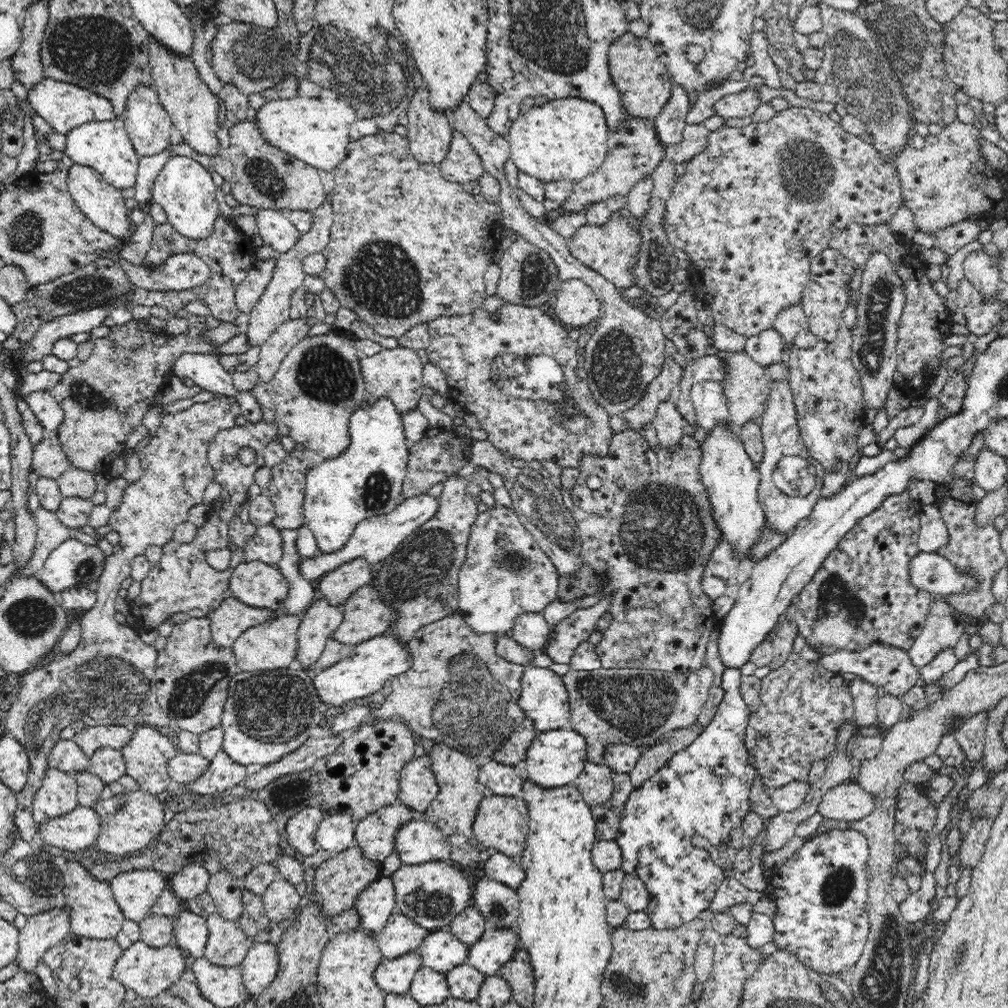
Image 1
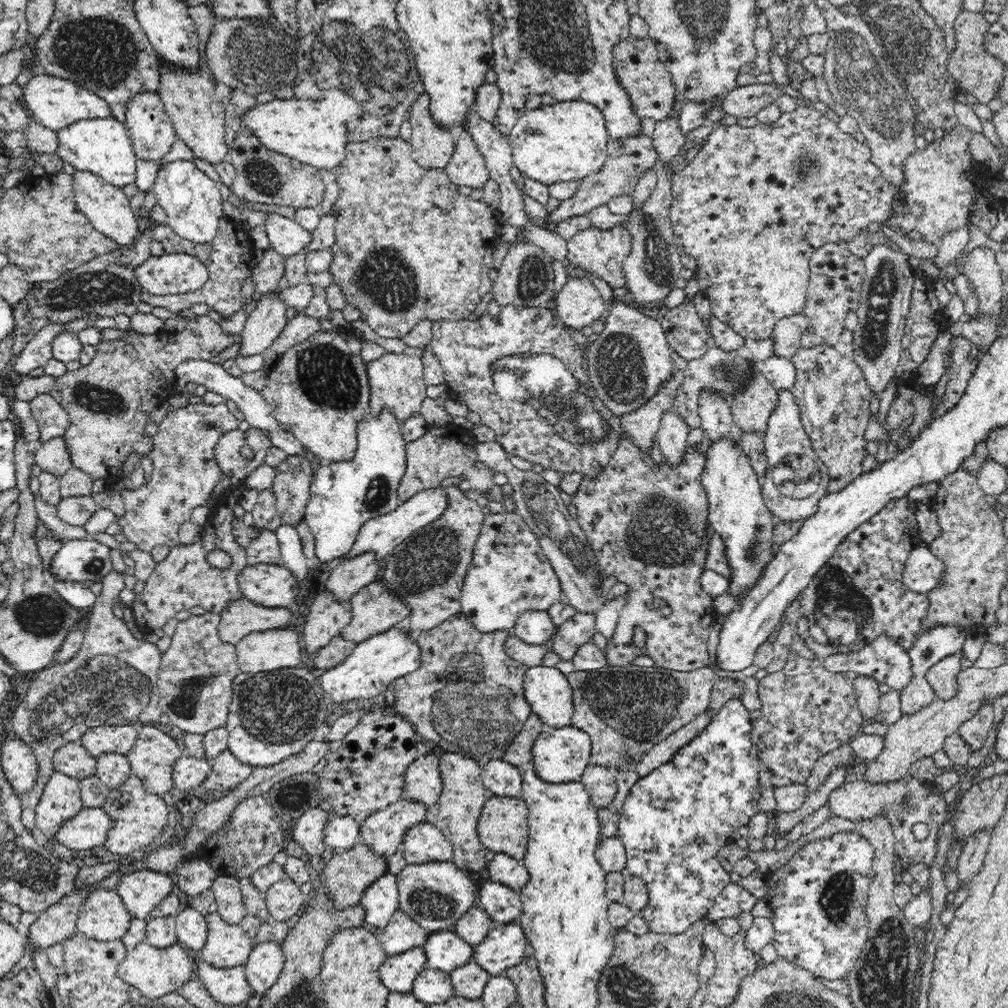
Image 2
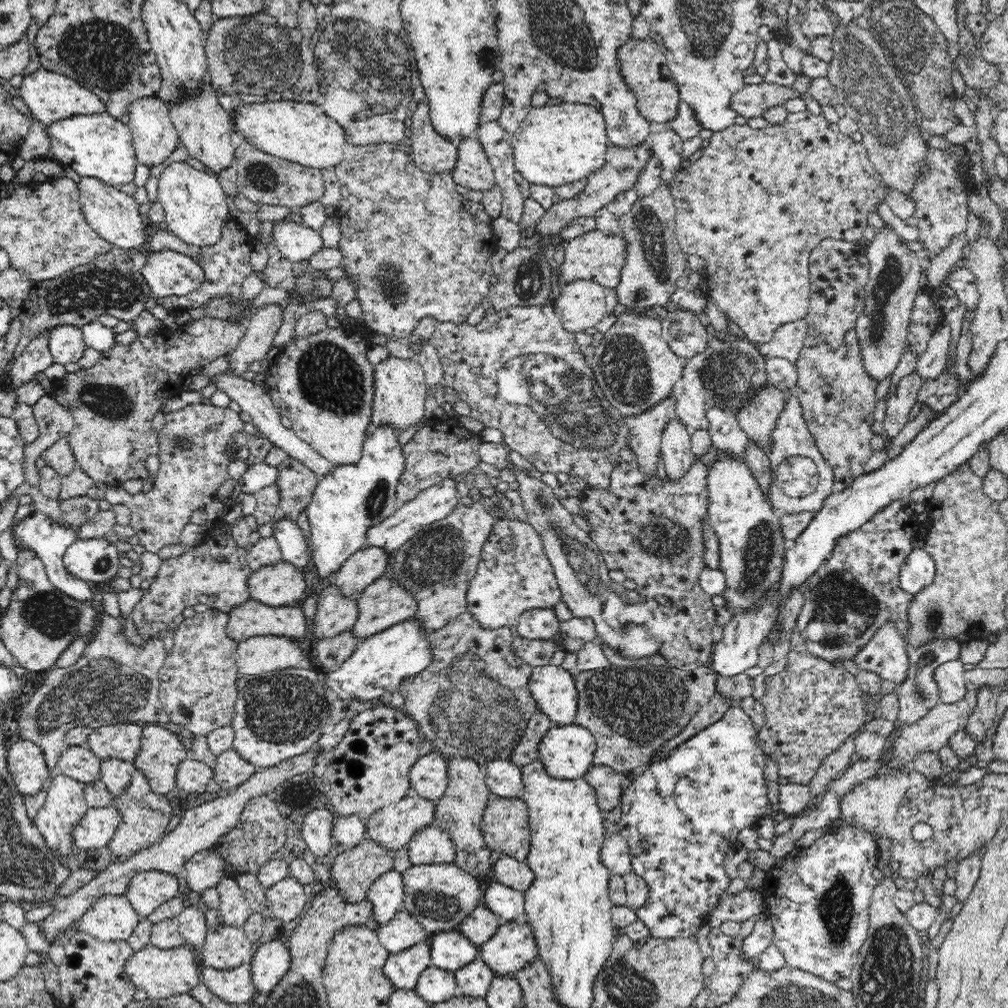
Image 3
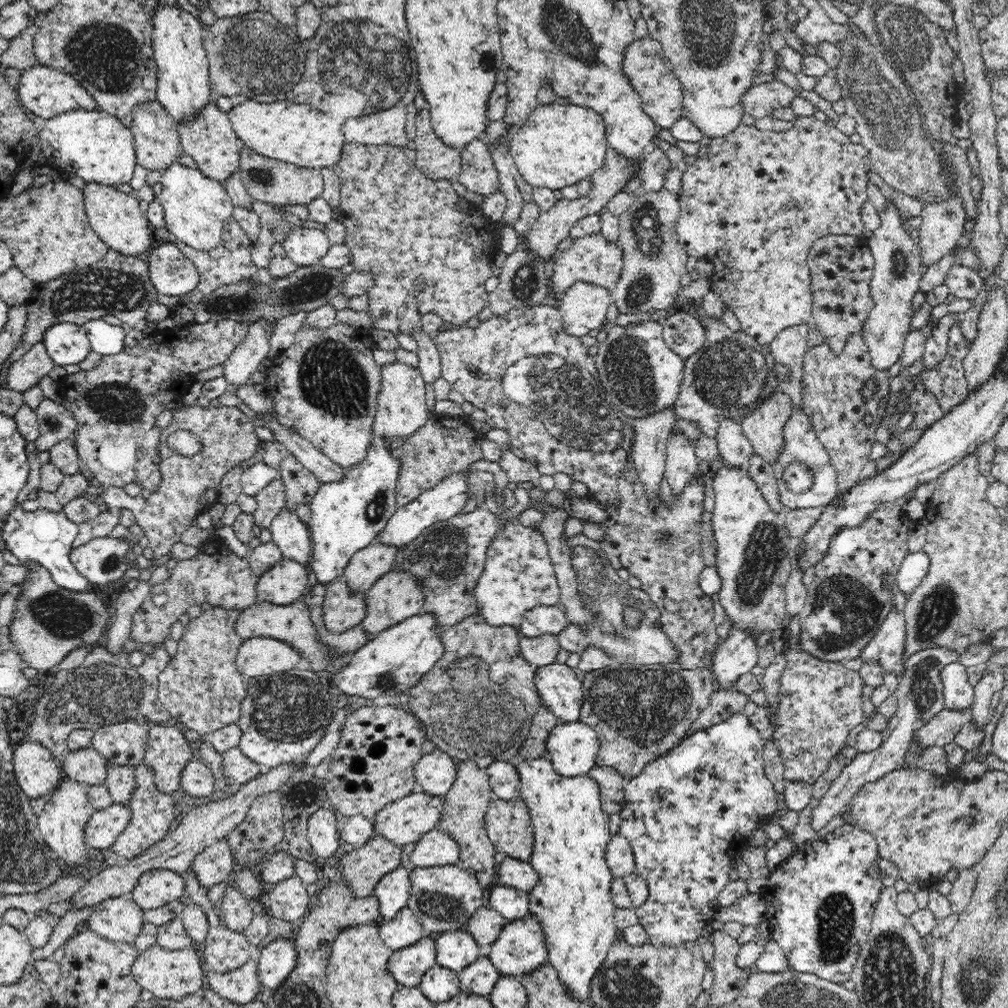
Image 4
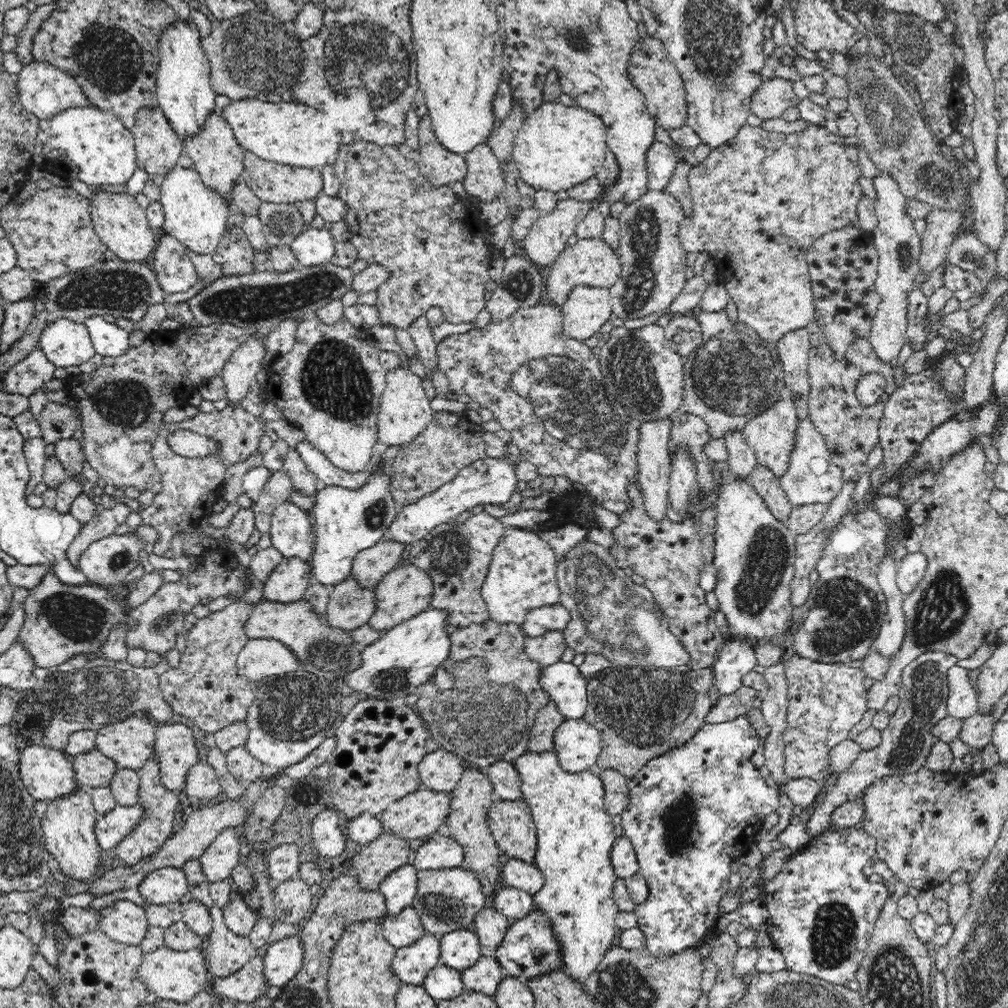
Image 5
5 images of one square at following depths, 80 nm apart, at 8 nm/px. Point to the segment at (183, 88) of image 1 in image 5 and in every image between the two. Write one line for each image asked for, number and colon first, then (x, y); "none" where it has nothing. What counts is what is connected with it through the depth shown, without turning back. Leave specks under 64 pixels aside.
2: (190, 101)
3: (204, 128)
4: (209, 139)
5: (219, 160)

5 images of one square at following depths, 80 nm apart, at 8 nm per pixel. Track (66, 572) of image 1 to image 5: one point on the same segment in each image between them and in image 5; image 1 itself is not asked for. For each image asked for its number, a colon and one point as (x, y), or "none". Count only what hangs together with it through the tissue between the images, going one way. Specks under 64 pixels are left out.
2: (88, 560)
3: (95, 560)
4: (102, 561)
5: (106, 562)

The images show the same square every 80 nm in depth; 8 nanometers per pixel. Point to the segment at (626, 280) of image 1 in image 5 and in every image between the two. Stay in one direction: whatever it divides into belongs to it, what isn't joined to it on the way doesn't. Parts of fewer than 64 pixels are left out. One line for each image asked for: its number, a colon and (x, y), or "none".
2: (600, 253)
3: (595, 257)
4: (593, 259)
5: (590, 262)

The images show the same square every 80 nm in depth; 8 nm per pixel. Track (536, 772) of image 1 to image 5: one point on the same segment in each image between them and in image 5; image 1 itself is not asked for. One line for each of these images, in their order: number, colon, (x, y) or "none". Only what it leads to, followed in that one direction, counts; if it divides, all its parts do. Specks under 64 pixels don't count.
2: (562, 754)
3: (567, 752)
4: (573, 747)
5: (578, 744)

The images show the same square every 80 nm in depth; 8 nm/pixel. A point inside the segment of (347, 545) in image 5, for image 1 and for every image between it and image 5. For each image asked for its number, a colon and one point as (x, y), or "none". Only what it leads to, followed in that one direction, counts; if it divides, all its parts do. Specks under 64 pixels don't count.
1: (366, 479)
2: (344, 495)
3: (355, 497)
4: (346, 516)

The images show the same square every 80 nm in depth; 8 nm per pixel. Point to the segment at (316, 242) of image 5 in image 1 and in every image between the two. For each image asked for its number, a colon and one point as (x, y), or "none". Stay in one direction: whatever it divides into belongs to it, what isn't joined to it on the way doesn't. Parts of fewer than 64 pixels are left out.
1: (275, 228)
2: (287, 237)
3: (296, 242)
4: (305, 246)

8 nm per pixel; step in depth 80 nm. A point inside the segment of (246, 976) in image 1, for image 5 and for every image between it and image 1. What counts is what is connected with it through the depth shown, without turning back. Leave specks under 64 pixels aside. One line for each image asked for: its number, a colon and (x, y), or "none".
2: (265, 963)
3: (271, 960)
4: (276, 961)
5: (283, 960)

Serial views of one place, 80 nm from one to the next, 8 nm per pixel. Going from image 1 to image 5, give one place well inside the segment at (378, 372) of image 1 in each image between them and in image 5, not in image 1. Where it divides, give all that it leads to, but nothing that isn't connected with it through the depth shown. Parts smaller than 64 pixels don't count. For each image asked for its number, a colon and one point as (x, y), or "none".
2: (396, 381)
3: (400, 389)
4: (402, 411)
5: (404, 413)

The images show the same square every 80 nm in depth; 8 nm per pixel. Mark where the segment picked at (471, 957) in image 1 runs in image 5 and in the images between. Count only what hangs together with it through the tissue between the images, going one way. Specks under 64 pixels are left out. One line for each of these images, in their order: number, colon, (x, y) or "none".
2: (505, 946)
3: (513, 946)
4: (521, 948)
5: (530, 949)

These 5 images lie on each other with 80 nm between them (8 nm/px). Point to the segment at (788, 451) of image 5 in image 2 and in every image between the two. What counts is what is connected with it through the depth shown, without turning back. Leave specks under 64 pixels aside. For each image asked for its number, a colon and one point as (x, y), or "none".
2: (751, 408)
3: (758, 419)
4: (764, 428)

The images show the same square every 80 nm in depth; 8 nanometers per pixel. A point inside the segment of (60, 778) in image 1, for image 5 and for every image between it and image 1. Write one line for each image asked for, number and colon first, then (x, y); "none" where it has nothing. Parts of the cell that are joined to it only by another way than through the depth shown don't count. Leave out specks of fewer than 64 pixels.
2: (61, 799)
3: (65, 806)
4: (62, 824)
5: (68, 827)

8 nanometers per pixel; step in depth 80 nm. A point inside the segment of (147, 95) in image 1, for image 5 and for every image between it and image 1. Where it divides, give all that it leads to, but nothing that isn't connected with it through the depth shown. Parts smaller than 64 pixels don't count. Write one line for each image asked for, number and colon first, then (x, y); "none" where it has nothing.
2: (151, 132)
3: (154, 137)
4: (157, 146)
5: (158, 149)

